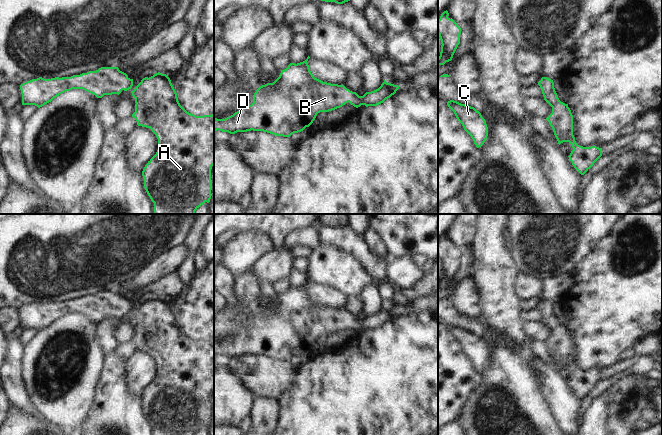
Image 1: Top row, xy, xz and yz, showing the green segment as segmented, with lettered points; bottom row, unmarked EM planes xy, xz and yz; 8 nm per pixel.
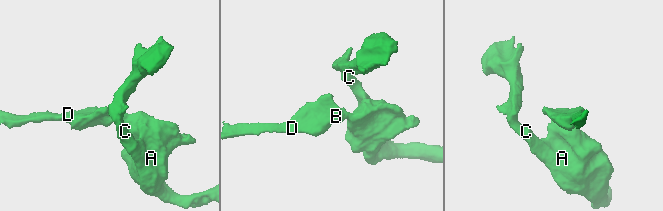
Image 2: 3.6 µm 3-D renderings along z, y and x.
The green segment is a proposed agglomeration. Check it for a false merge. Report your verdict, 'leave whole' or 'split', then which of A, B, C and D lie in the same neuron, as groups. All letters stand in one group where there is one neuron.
leave whole | A B C D

